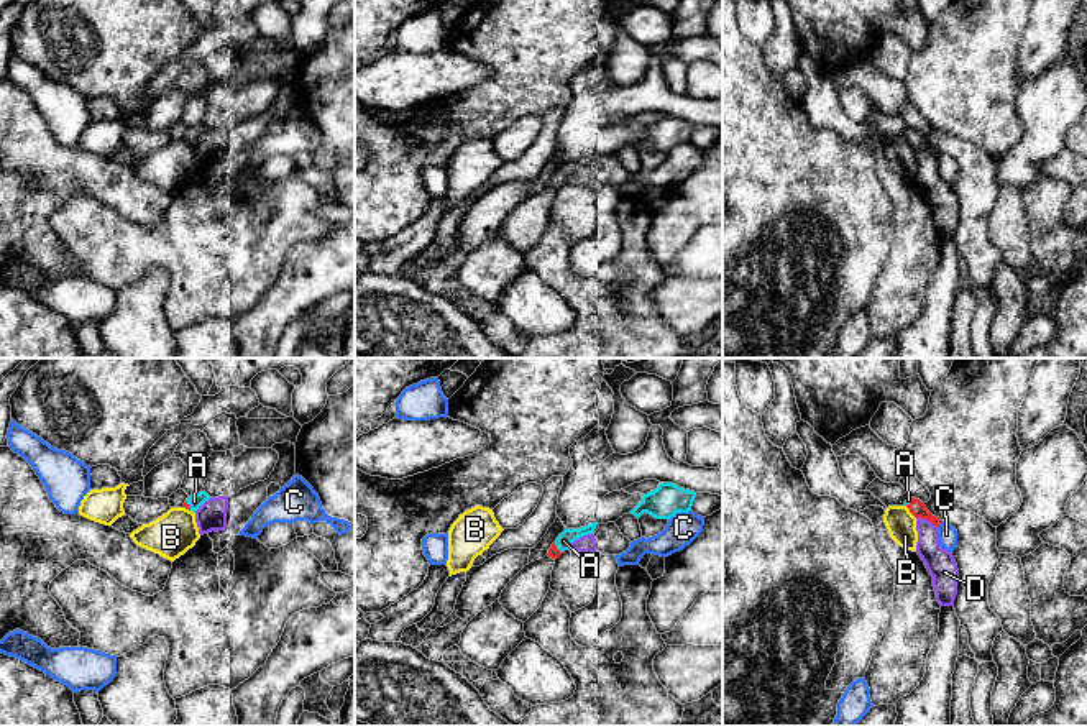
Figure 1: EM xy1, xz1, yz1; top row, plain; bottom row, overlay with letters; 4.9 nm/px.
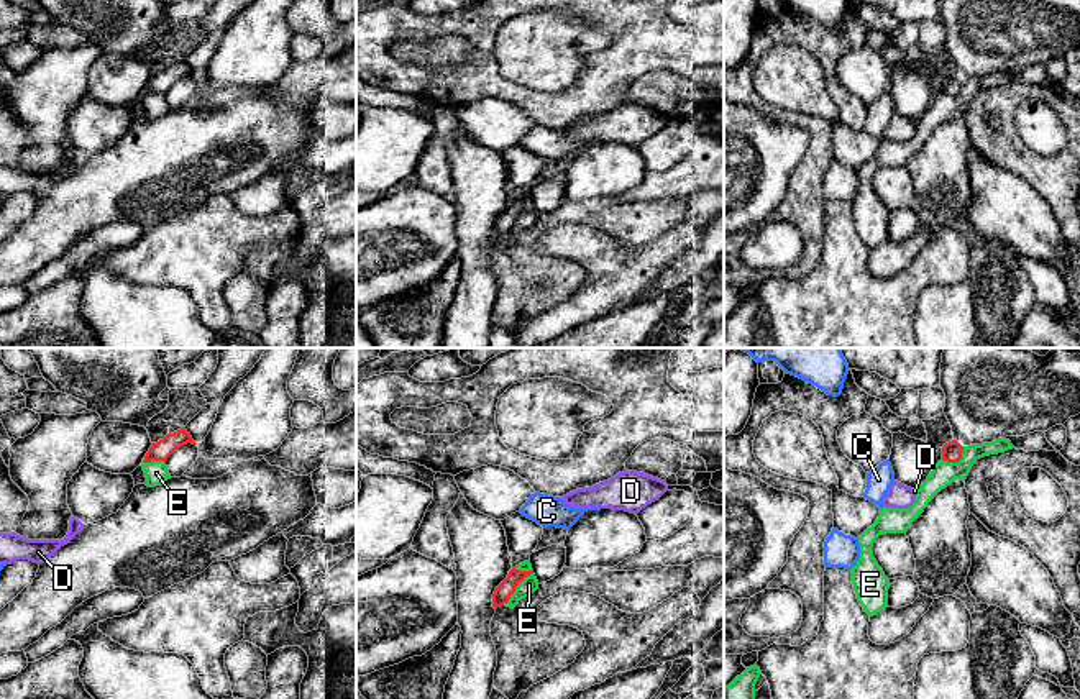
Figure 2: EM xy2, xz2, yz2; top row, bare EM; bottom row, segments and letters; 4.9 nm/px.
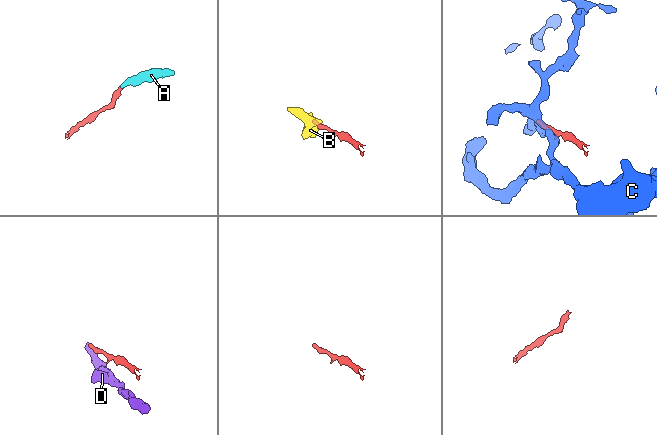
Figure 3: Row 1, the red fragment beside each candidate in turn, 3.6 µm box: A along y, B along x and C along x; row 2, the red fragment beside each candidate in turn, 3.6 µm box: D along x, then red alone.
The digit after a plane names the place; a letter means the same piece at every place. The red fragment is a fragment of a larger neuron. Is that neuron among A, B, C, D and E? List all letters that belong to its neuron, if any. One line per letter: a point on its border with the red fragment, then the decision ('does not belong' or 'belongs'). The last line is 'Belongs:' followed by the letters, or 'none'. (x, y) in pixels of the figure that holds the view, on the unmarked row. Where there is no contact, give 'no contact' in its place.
A: xz1 (555, 179) | belongs
B: yz1 (910, 143) | does not belong
C: yz1 (938, 156) | does not belong
D: yz1 (926, 150) | does not belong
E: xz2 (516, 220) | does not belong
Belongs: A

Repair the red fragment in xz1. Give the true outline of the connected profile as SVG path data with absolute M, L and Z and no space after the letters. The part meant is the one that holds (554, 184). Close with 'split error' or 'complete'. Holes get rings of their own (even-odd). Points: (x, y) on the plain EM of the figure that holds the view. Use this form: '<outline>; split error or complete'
M593 154L593 156L588 156L585 159L580 159L580 161L565 161L558 169L557 172L552 176L552 179L548 181L548 189L552 191L558 191L565 182L570 181L570 177L583 169L583 168L588 168L588 166L593 166L594 161L596 161L598 154Z; split error

